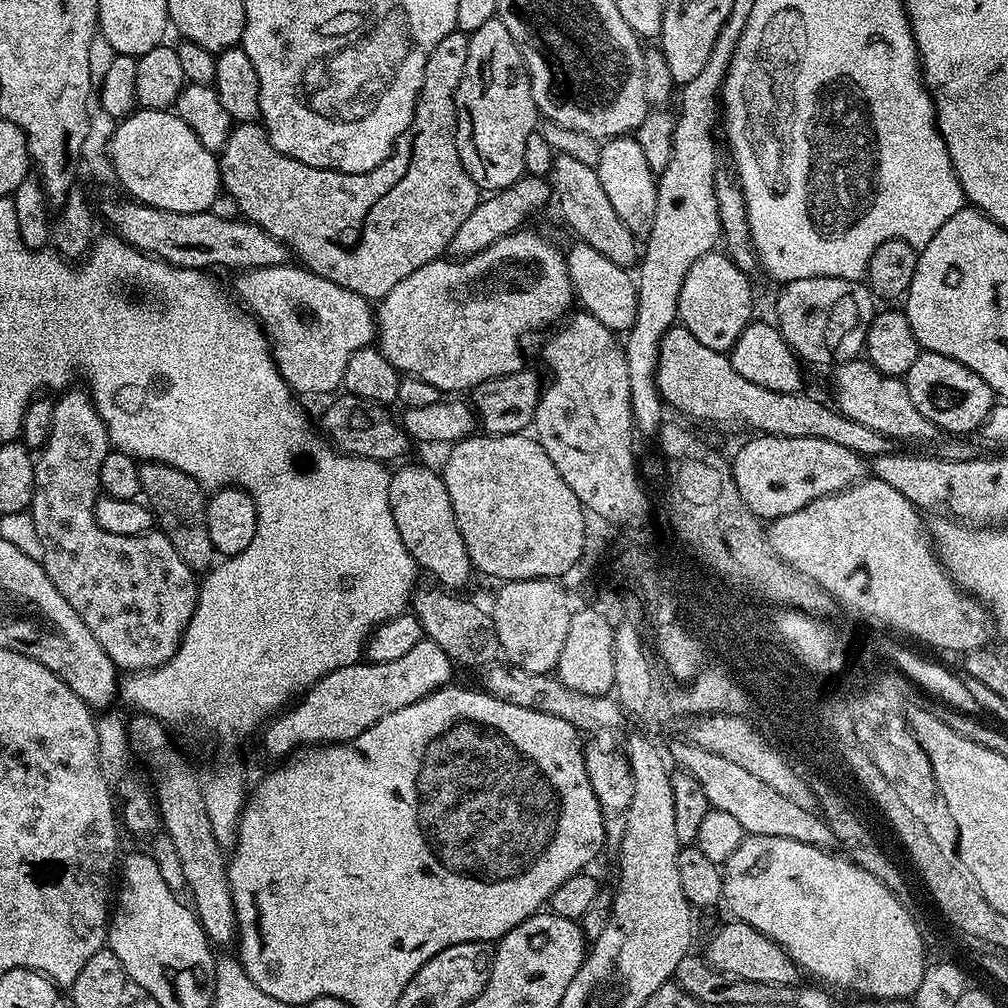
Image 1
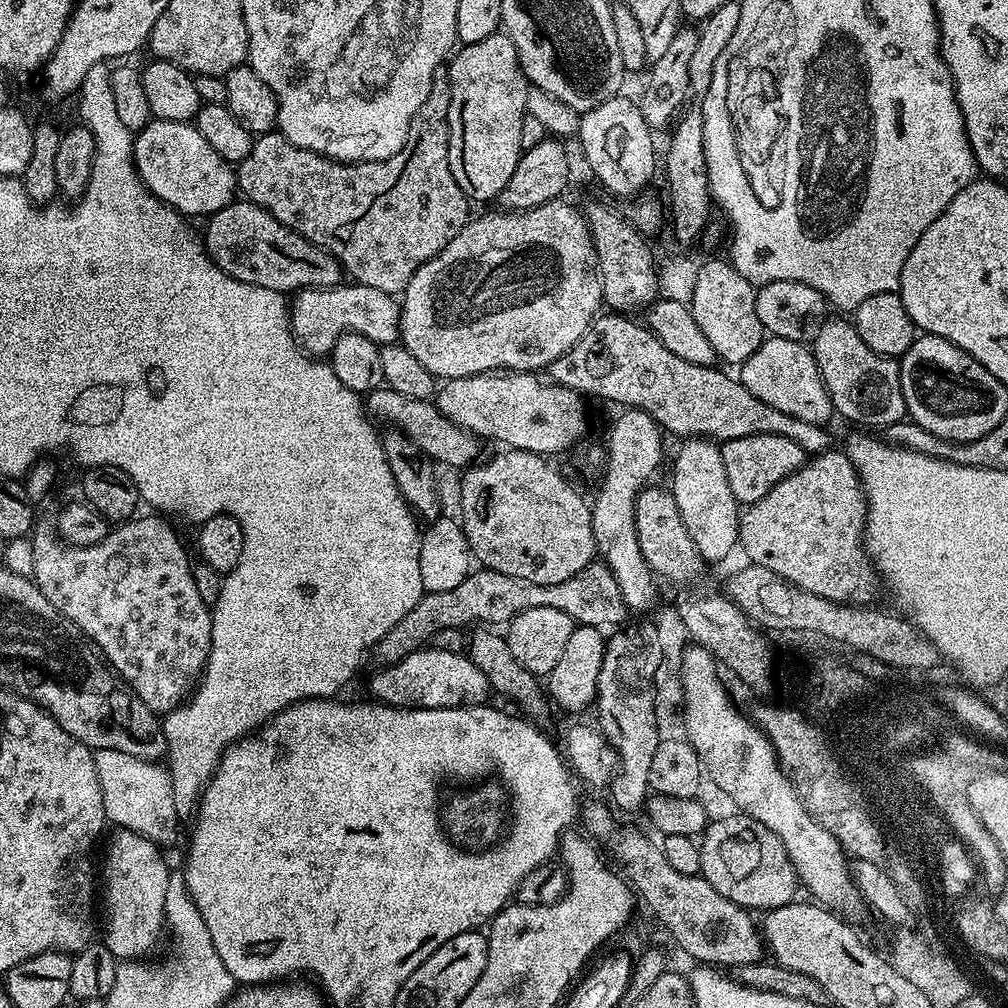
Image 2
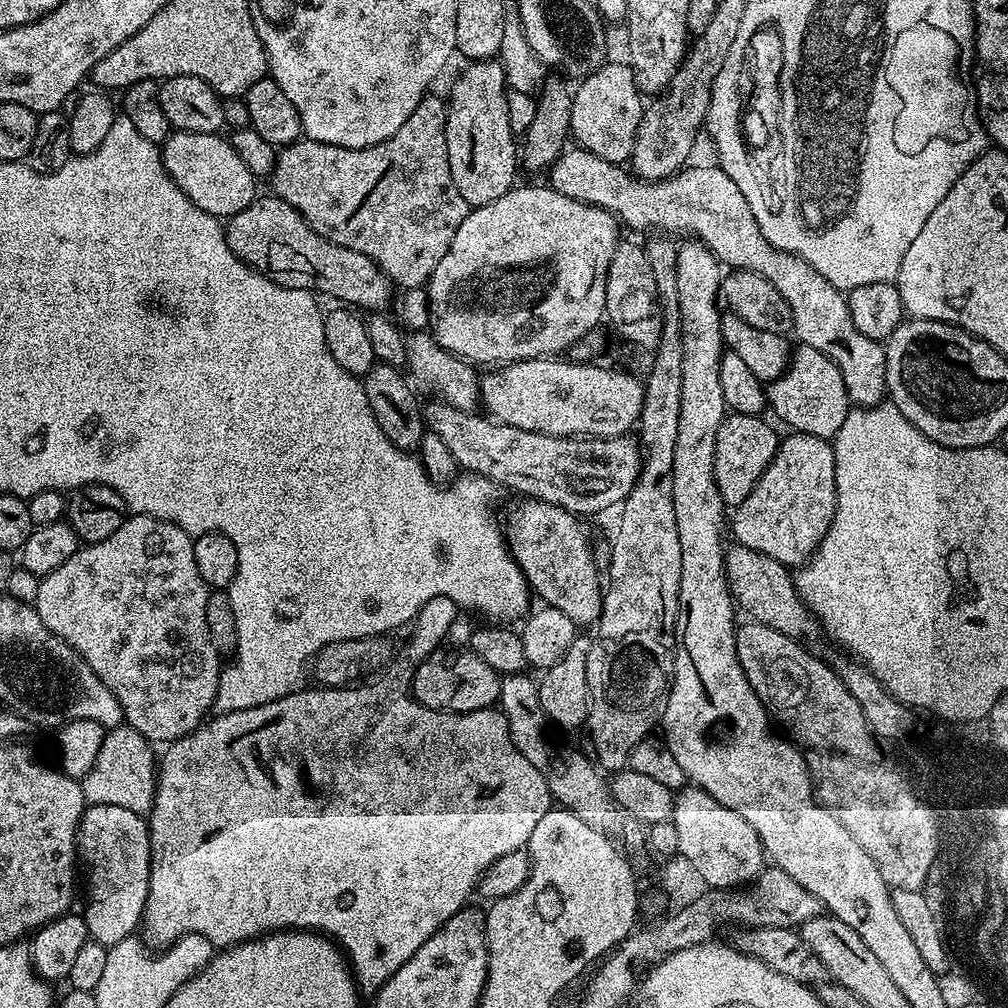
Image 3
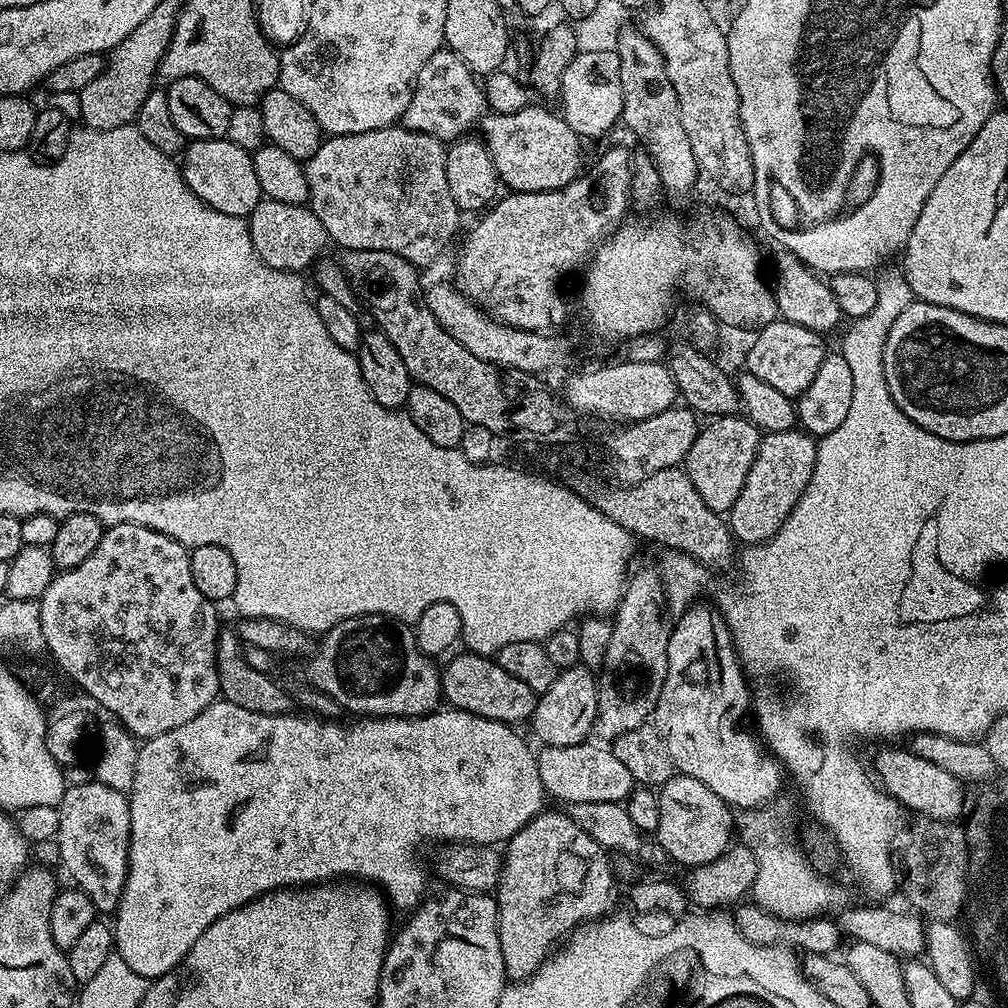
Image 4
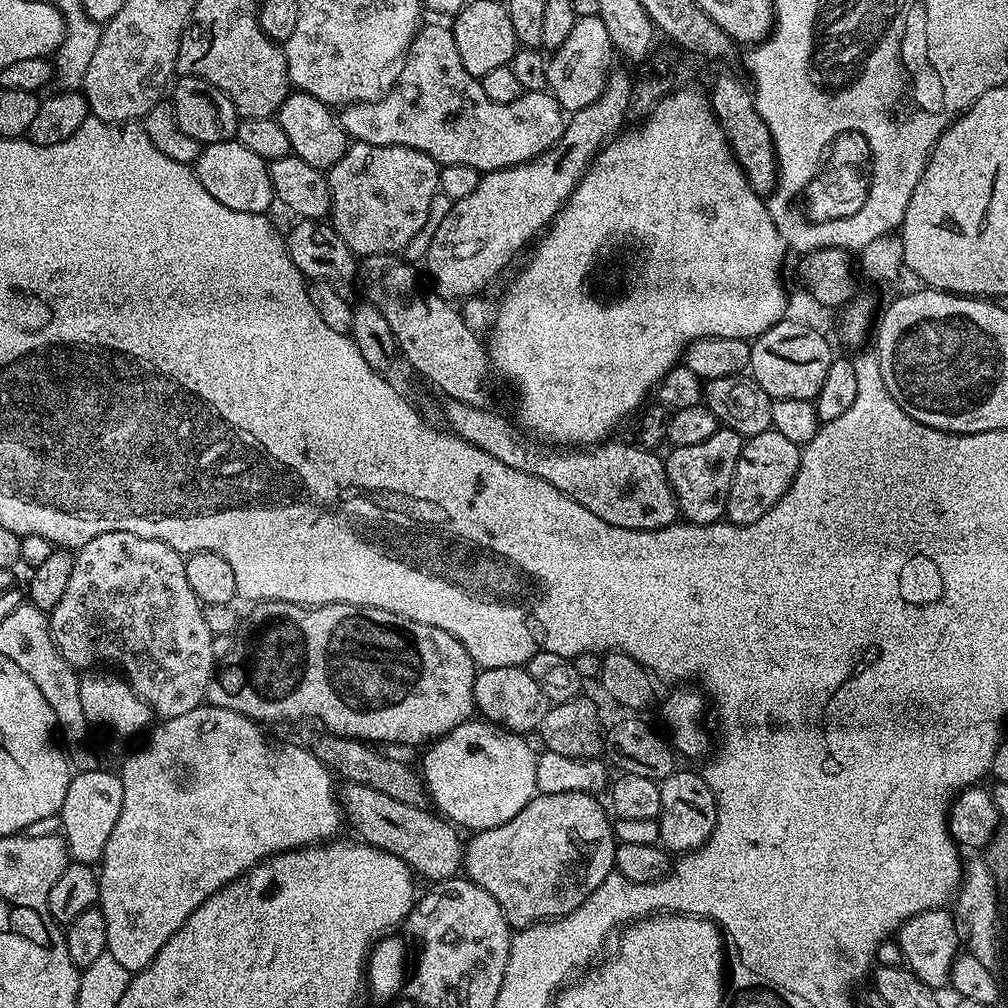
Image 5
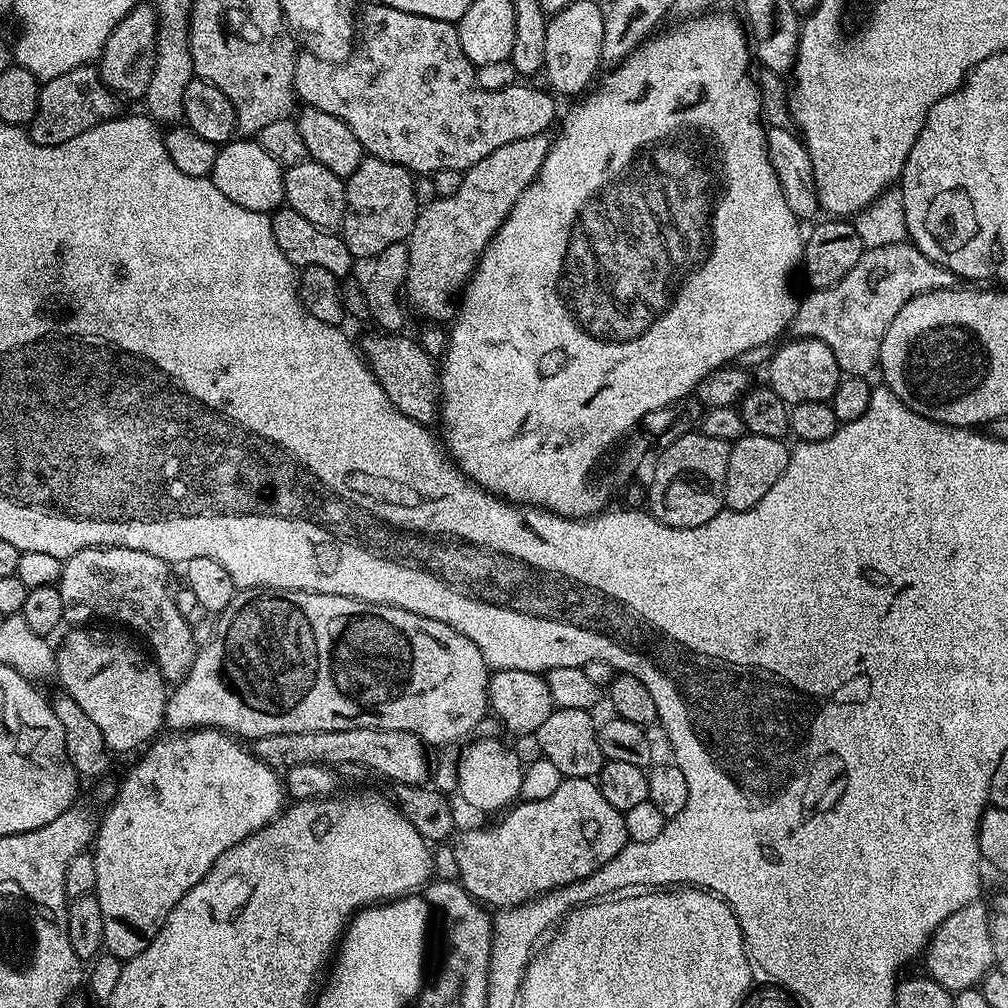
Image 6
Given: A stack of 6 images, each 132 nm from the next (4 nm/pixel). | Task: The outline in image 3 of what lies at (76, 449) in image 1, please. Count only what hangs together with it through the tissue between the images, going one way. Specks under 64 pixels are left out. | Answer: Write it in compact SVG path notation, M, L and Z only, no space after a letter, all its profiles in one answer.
M132 514L122 522L122 526L118 526L118 530L114 530L114 534L110 534L110 538L106 538L97 544L84 544L73 556L66 558L66 562L62 562L62 566L55 568L49 576L43 577L37 586L34 607L42 618L42 622L46 622L49 630L58 638L62 638L88 663L90 670L94 670L94 674L98 674L98 678L110 690L110 694L114 694L114 698L122 706L127 727L138 730L138 734L142 734L146 739L153 742L181 740L185 734L199 728L205 717L213 711L216 695L220 689L222 660L211 644L210 632L206 626L206 602L210 589L204 583L202 574L198 574L198 566L194 562L192 542L193 537L190 533L182 530L170 520L159 520L153 516Z

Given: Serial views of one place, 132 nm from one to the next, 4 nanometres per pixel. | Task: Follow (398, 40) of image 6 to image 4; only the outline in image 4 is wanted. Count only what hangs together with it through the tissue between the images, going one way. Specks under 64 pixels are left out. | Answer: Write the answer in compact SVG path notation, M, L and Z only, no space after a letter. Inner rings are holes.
M441 50L434 53L422 66L412 90L408 108L403 114L403 127L430 134L442 142L455 142L467 137L468 132L489 111L484 100L484 89L475 72L470 71L466 62L452 52ZM529 106L518 110L518 114L492 114L489 115L489 120L484 124L484 136L482 135L483 143L487 144L488 152L492 155L492 161L496 167L496 174L501 185L505 184L505 189L513 192L559 192L560 189L570 183L571 180L577 179L581 175L580 169L580 144L582 144L581 137L576 135L574 130L570 130L570 126L564 121L563 115L551 112L548 108L535 108Z

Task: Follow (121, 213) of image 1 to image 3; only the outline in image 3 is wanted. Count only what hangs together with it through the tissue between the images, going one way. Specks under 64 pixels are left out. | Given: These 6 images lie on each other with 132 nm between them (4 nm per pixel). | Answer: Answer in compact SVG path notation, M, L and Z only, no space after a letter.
M271 194L257 195L246 210L234 214L227 221L226 231L228 233L228 245L230 250L243 264L248 264L257 272L264 273L276 284L281 284L283 288L305 288L307 292L321 294L325 292L328 296L333 296L333 301L344 306L355 306L357 309L365 308L365 313L380 314L391 305L394 299L394 285L392 279L382 271L366 254L358 254L358 250L350 250L346 246L338 246L322 234L318 234L282 198Z

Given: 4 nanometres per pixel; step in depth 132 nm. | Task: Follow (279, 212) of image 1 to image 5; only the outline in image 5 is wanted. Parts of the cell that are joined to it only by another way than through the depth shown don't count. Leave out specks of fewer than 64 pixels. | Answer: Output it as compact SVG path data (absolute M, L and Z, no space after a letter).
M349 143L346 154L342 154L342 158L338 158L338 162L334 162L334 166L326 172L332 203L330 213L332 227L357 257L403 253L403 248L424 227L425 229L429 227L428 215L431 214L432 203L440 192L440 169L441 165L422 150L414 150L406 146Z

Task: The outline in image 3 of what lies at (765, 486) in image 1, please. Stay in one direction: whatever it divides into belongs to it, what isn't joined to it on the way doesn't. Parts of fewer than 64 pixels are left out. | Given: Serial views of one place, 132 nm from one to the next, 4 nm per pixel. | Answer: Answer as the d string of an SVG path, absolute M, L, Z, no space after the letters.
M732 412L725 415L722 426L718 426L718 442L714 442L714 480L725 505L735 506L743 502L778 450L781 437L776 436L775 430L764 419L763 415Z

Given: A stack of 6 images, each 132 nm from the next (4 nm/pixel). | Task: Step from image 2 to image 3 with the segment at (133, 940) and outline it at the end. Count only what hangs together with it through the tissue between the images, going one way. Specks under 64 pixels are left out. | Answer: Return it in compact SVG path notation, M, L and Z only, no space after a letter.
M88 804L85 807L80 825L76 831L76 855L82 865L82 876L88 879L88 905L82 909L86 930L91 939L99 944L111 946L123 944L132 931L141 927L144 919L144 907L150 890L150 834L148 821L134 810L125 810L123 806Z

